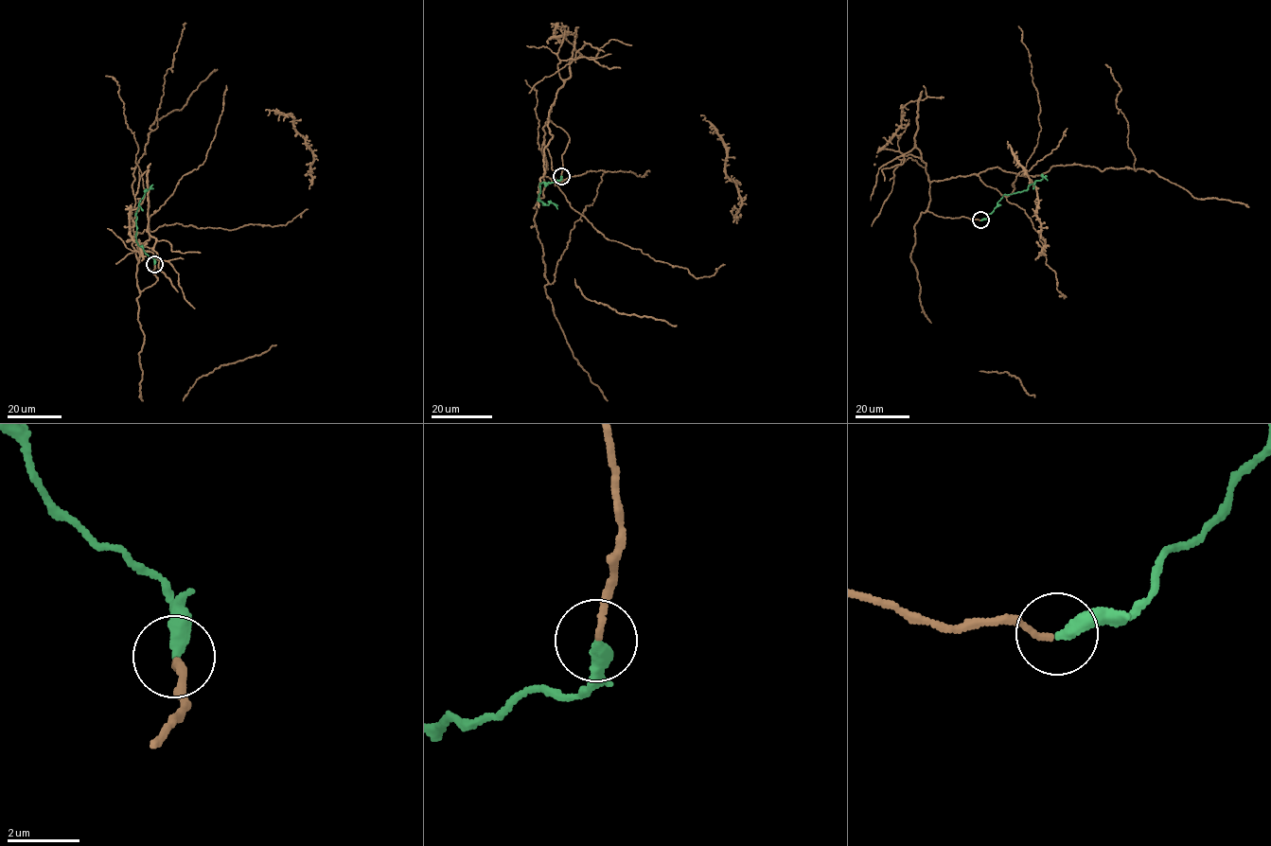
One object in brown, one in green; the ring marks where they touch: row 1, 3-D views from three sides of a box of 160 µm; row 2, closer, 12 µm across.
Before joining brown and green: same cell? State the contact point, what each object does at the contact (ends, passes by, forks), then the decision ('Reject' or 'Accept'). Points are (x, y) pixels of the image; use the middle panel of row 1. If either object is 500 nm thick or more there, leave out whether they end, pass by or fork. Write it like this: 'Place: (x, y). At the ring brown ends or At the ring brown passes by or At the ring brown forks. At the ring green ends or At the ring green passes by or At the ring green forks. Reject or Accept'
Place: (561, 176). At the ring brown ends. At the ring green ends. Accept

